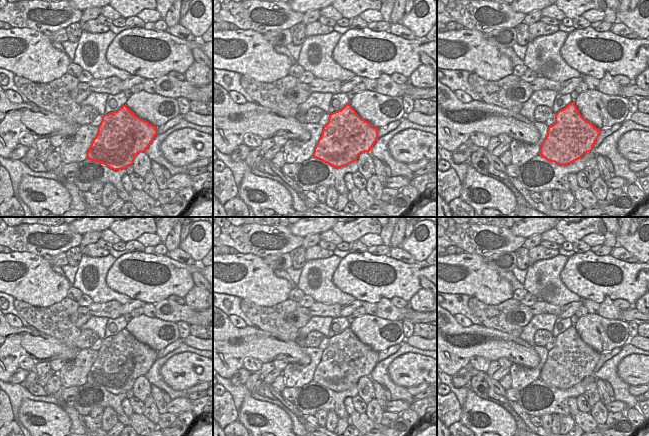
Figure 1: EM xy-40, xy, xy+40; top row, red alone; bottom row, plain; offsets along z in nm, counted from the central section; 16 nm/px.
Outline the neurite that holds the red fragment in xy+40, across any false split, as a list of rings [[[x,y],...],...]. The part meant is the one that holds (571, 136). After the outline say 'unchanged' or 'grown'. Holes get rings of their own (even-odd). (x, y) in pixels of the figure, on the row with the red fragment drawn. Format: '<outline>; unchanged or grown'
[[[574,101],[555,114],[555,122],[548,127],[547,136],[540,146],[539,154],[549,162],[568,165],[580,159],[585,153],[593,151],[600,135],[600,129],[582,117]]]; unchanged

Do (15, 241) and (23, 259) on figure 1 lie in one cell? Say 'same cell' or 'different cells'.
different cells

